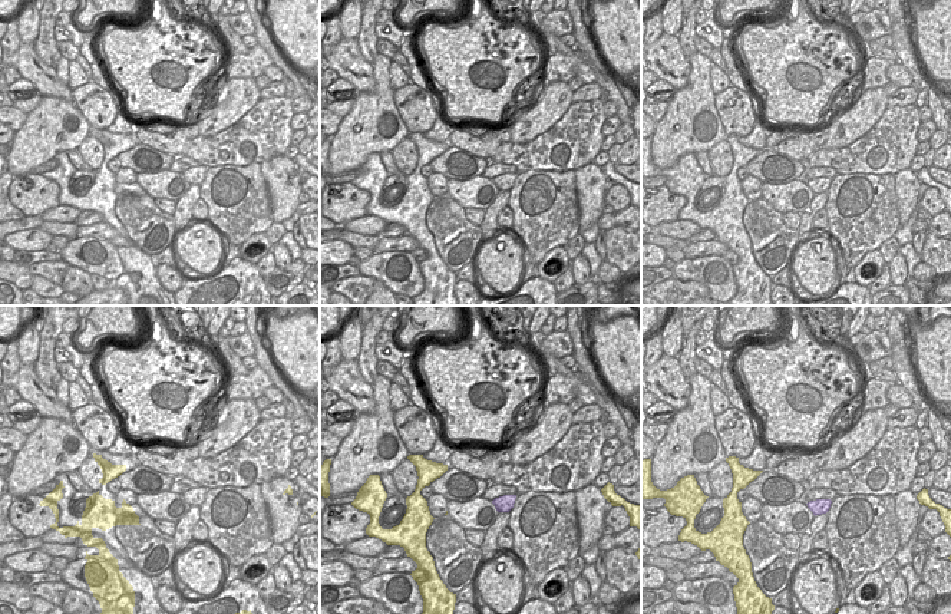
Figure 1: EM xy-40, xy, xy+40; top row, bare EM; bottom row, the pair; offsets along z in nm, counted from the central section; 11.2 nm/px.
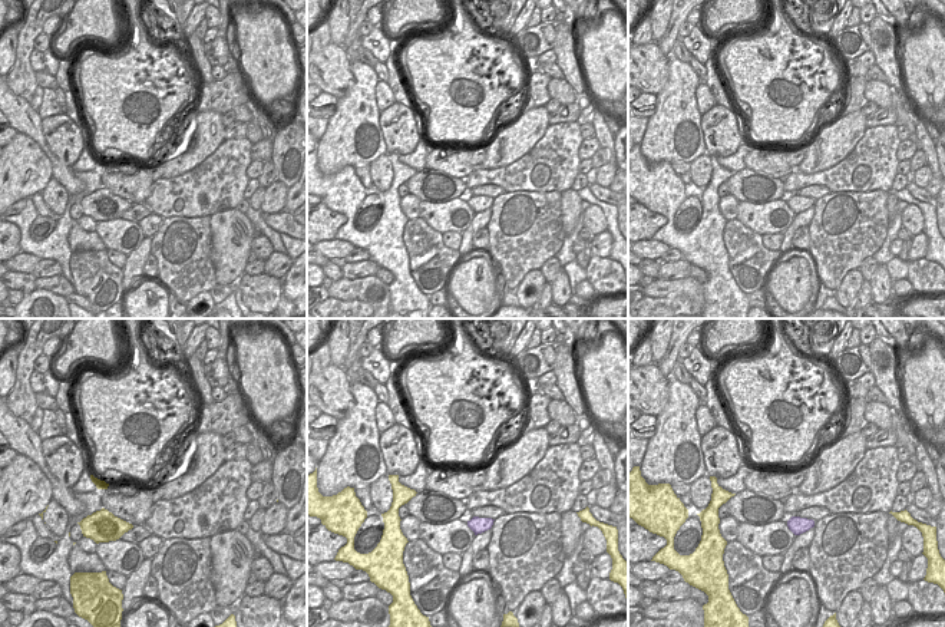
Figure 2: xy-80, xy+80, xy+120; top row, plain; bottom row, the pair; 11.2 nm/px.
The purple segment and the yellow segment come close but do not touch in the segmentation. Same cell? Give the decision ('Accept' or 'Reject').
Reject

